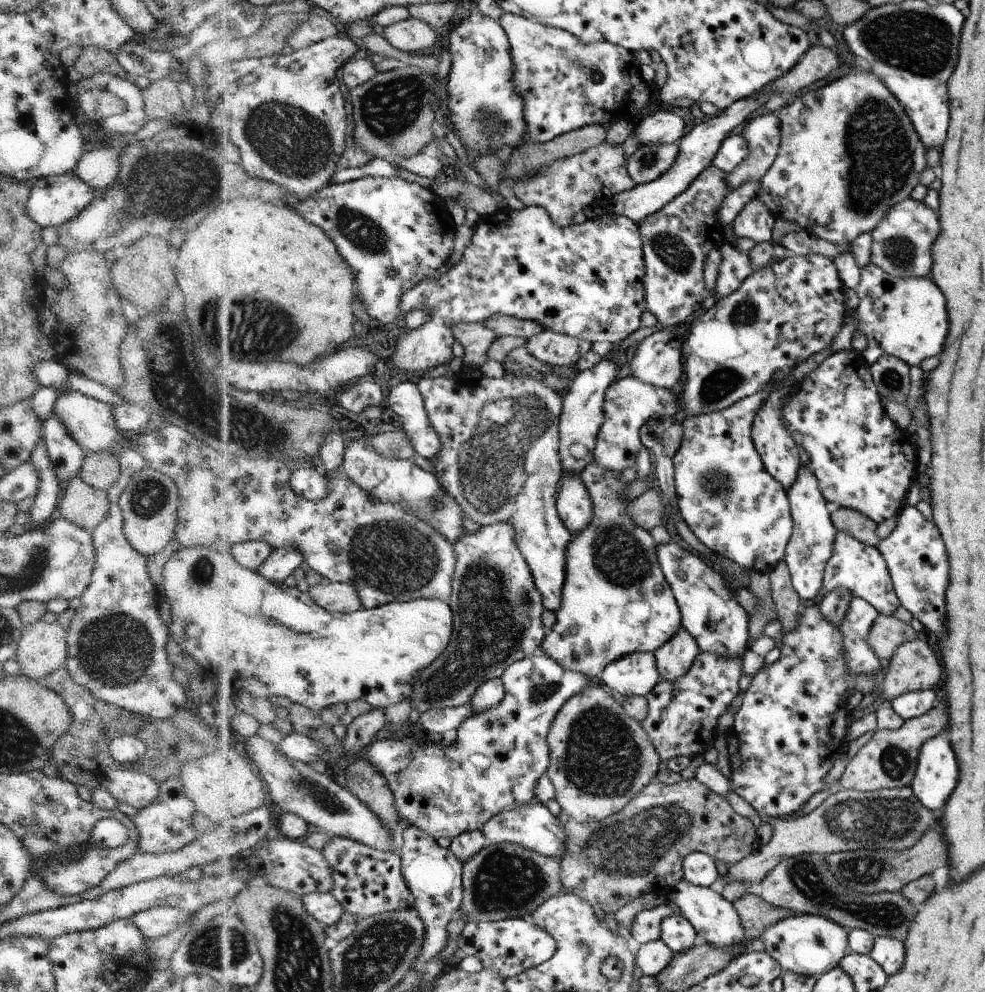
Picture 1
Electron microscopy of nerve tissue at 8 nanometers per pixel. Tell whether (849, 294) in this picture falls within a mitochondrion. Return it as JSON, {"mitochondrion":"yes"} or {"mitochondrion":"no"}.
{"mitochondrion":"no"}

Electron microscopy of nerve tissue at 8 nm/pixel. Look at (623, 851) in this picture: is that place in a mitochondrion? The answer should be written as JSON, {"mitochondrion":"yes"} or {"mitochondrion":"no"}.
{"mitochondrion":"yes"}

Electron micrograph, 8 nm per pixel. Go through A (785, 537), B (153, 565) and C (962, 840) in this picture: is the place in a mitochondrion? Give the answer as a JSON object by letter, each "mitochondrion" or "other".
{"A":"other","B":"other","C":"other"}

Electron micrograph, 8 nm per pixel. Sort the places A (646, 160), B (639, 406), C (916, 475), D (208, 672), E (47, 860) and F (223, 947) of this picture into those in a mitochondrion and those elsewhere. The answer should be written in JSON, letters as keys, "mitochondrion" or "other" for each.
{"A":"mitochondrion","B":"other","C":"other","D":"other","E":"other","F":"mitochondrion"}

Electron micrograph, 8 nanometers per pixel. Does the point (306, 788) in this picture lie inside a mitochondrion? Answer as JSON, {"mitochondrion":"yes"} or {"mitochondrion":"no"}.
{"mitochondrion":"yes"}

